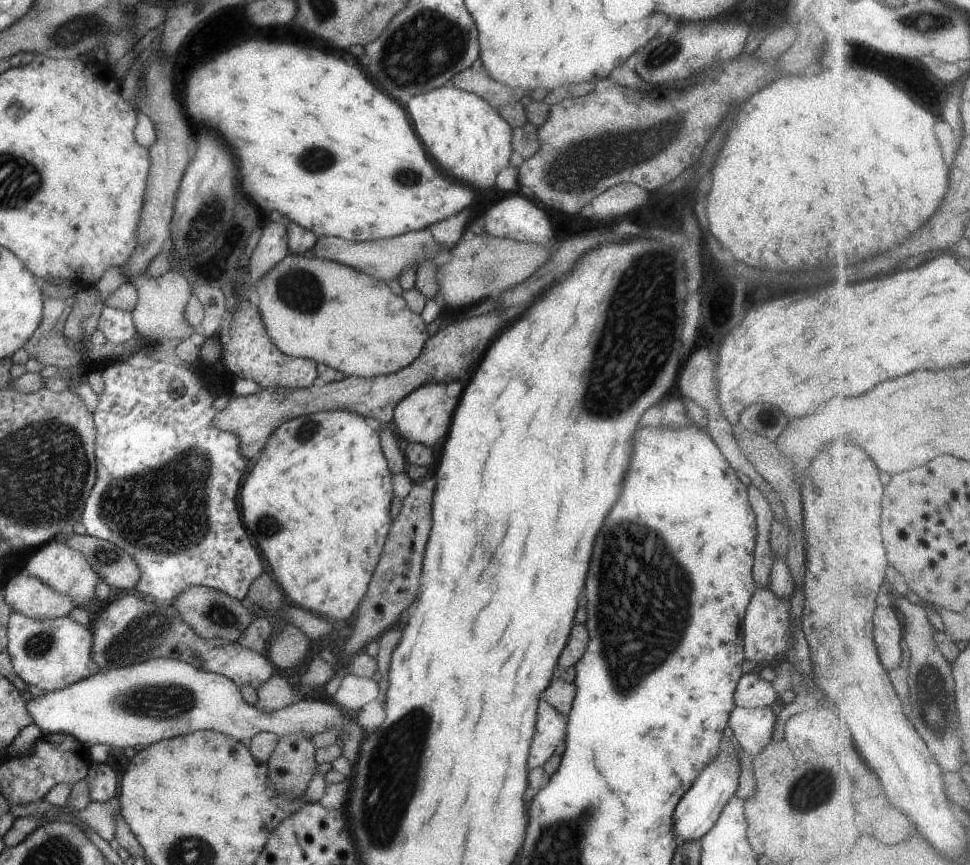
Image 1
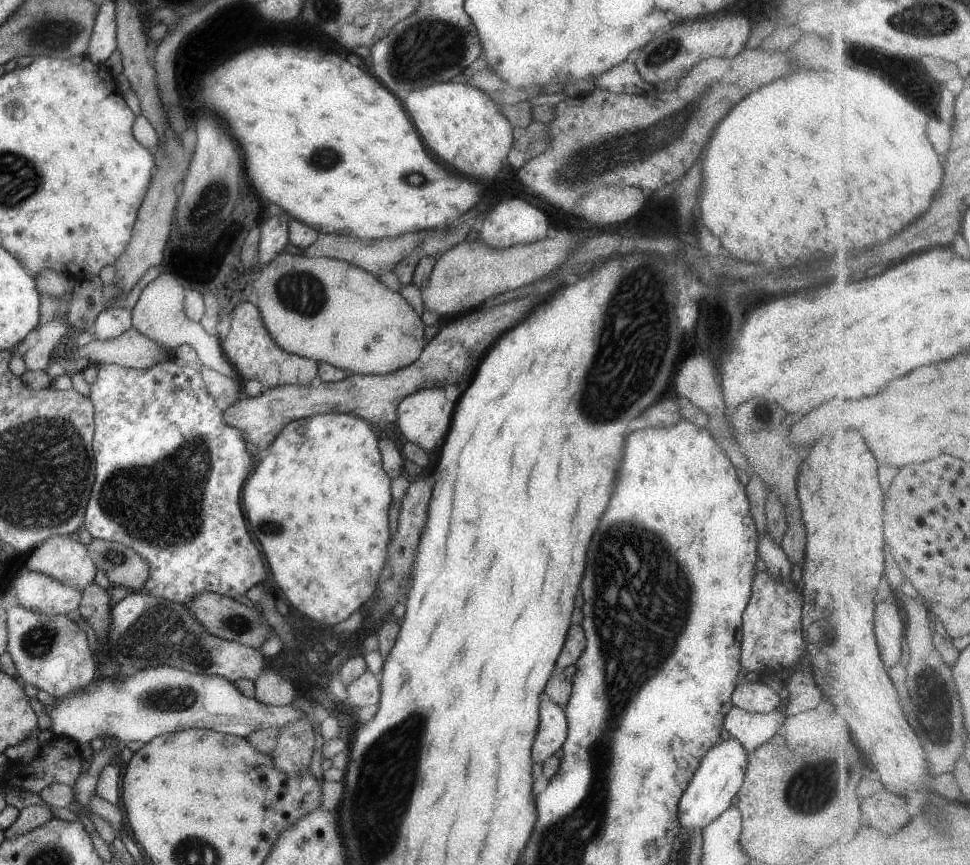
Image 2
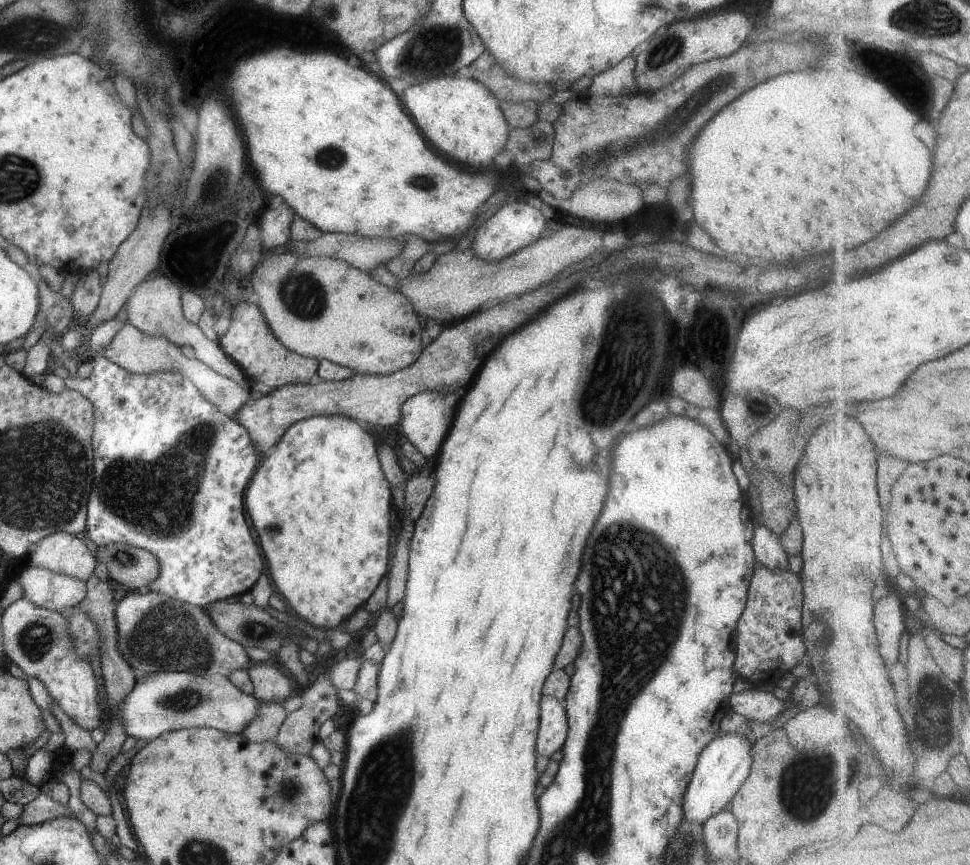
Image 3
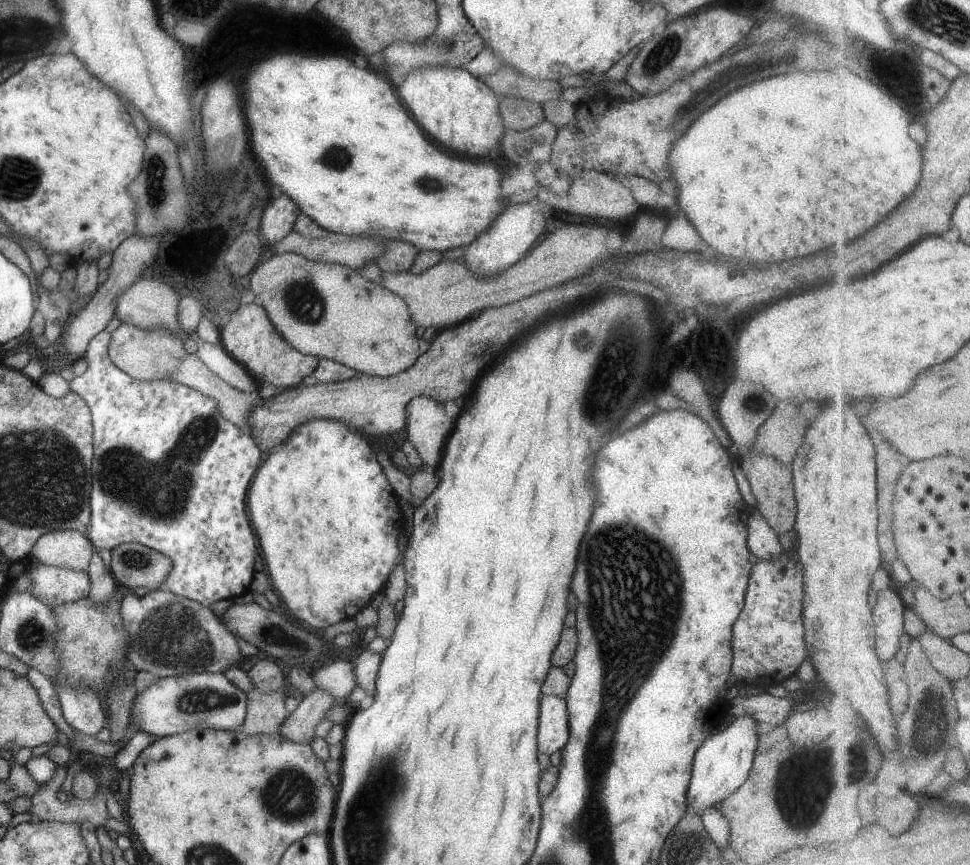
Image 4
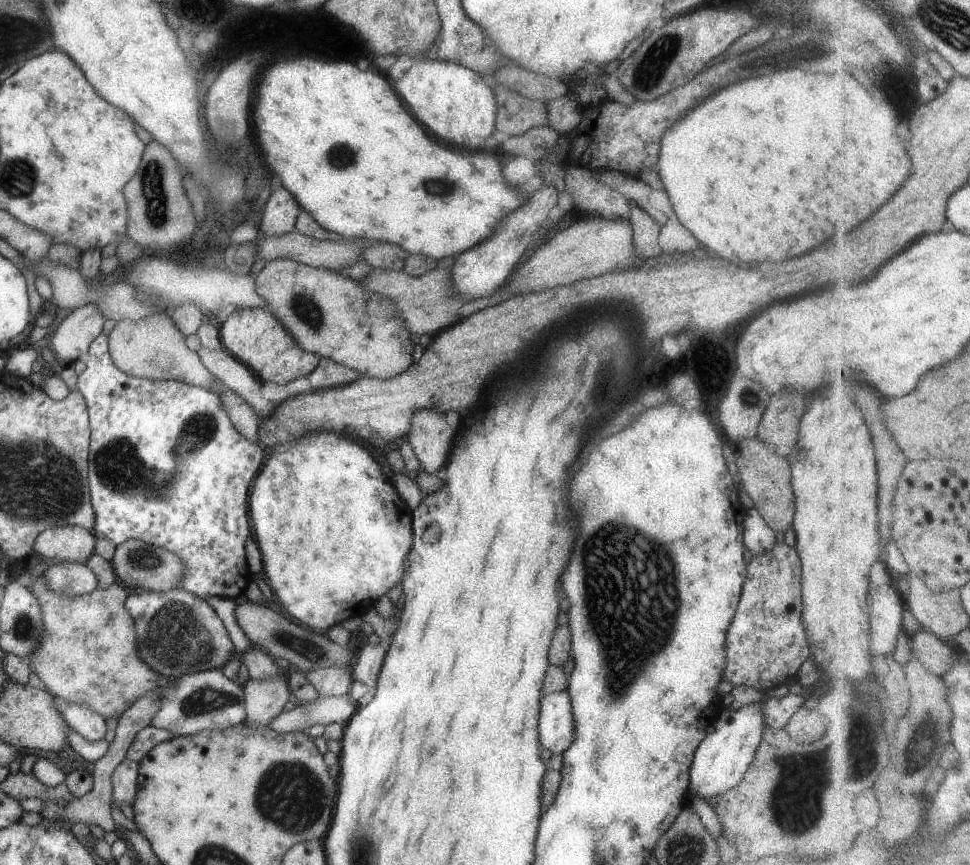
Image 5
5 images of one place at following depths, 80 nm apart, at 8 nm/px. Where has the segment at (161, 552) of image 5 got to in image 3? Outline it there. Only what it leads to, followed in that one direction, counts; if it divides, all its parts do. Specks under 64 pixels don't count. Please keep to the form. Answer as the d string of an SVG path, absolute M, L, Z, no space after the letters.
M107 543L96 548L95 556L97 563L103 563L108 570L109 580L119 583L127 591L137 591L141 587L149 586L155 577L158 577L159 563L154 554L126 545L125 543Z

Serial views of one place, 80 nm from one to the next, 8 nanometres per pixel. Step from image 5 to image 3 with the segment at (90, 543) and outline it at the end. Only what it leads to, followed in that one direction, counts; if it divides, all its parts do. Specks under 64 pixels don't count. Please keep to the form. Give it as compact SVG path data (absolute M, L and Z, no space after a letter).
M56 532L38 540L29 552L29 566L75 577L83 582L94 574L96 563L81 535Z

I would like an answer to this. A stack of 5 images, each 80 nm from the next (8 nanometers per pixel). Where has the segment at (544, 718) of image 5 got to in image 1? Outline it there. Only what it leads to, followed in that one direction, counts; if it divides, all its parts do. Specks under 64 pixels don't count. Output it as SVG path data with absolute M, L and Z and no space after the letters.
M539 700L535 719L535 734L529 746L527 770L541 766L552 754L555 747L564 740L566 718L560 715L547 701Z

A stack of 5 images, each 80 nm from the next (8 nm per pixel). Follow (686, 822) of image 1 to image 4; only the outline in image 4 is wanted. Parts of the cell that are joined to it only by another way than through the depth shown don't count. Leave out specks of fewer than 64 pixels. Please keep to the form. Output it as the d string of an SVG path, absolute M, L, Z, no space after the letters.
M750 716L734 717L723 730L715 728L695 751L685 790L687 808L691 808L698 817L711 808L719 808L724 798L735 792L747 778L757 741L755 721Z

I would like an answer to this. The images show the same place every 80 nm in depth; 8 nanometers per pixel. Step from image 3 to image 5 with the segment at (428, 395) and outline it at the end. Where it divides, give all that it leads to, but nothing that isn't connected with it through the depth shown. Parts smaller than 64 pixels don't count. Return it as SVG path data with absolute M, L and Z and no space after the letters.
M417 409L411 415L408 443L420 462L421 470L434 473L439 466L443 466L448 459L455 438L456 428L446 421L444 413L431 409Z

